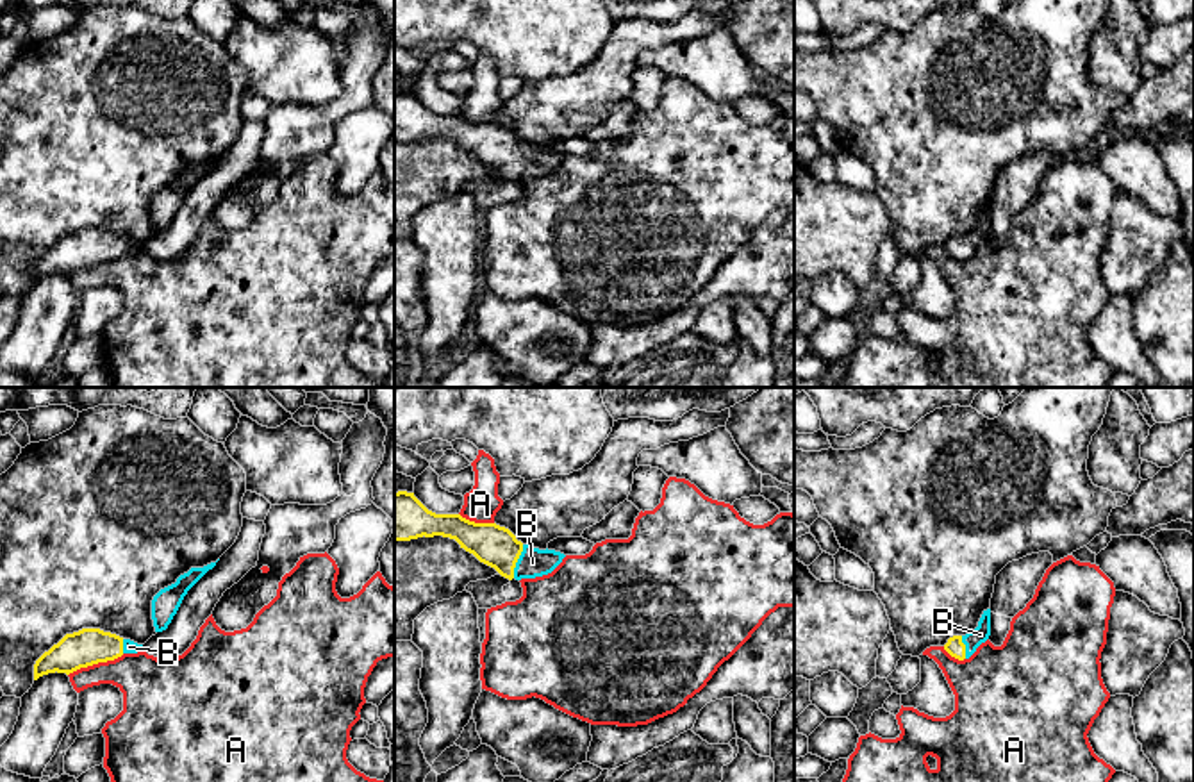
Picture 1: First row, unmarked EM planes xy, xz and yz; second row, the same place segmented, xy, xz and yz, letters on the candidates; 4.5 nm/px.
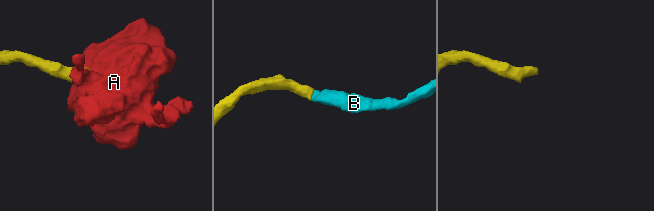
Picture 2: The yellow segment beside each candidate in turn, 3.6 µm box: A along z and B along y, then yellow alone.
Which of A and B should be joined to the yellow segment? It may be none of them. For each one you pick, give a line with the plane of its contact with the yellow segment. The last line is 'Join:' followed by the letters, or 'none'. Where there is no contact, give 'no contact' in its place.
B: xz
Join: B

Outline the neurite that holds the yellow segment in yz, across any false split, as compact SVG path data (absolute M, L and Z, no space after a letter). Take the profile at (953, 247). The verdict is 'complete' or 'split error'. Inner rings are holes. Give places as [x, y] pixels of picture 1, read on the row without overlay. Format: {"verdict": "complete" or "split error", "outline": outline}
{"verdict": "split error", "outline": "M991 209L983 211L978 227L971 232L967 232L966 236L953 236L948 239L948 243L944 245L944 250L958 259L969 259L976 248L985 243L991 236Z"}

